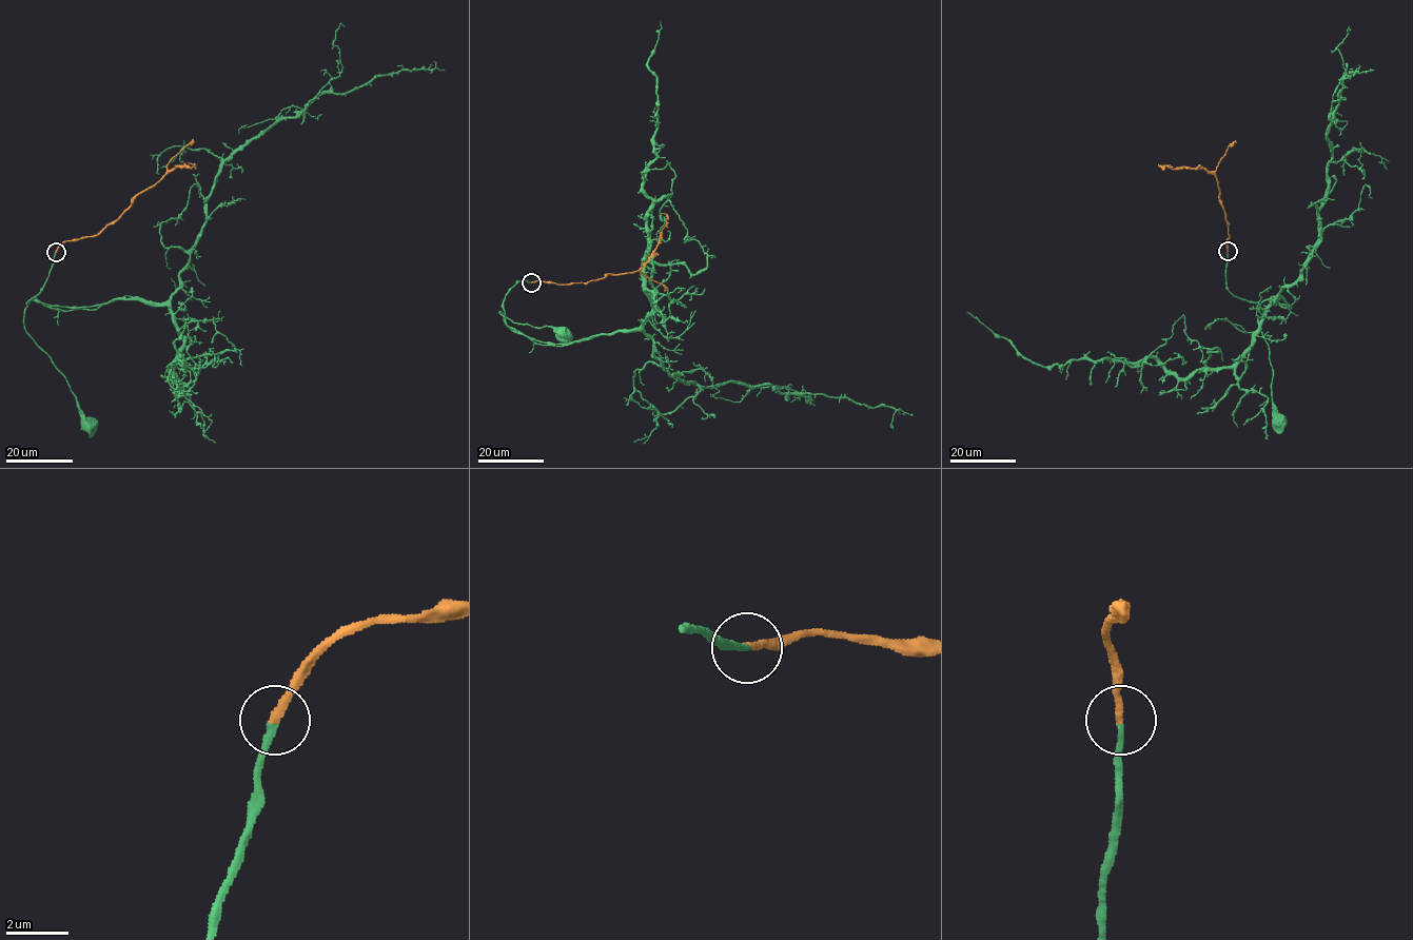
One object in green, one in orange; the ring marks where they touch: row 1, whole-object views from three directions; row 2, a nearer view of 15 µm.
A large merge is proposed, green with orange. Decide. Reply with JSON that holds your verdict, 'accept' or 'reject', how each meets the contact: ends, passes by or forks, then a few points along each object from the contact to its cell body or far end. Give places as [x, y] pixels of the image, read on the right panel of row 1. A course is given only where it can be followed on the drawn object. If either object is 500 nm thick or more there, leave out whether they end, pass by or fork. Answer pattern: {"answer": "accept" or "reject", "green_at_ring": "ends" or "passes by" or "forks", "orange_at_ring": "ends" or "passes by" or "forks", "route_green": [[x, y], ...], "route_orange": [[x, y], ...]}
{"answer": "accept", "green_at_ring": "ends", "orange_at_ring": "ends", "route_green": [[1228, 252], [1227, 287], [1242, 299], [1260, 302], [1258, 324], [1268, 345], [1271, 394], [1278, 420]], "route_orange": [[1228, 252], [1228, 223], [1216, 176], [1204, 169], [1172, 169], [1158, 164]]}

